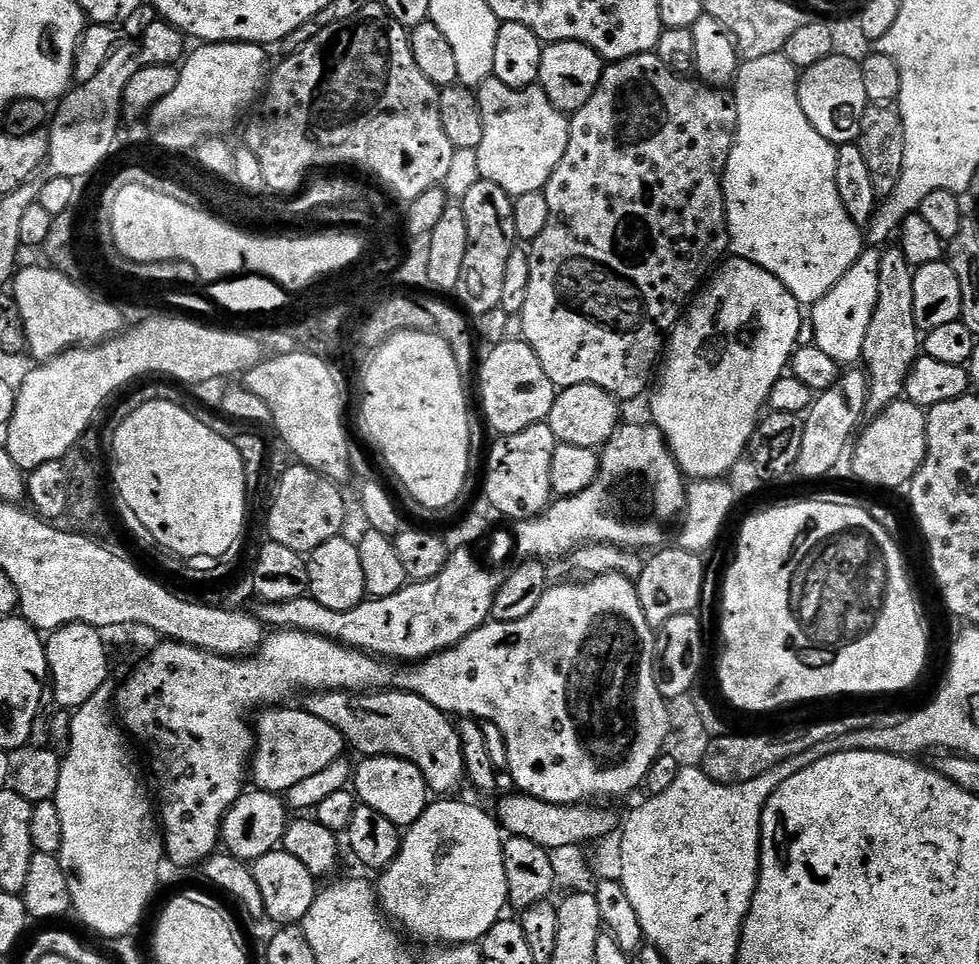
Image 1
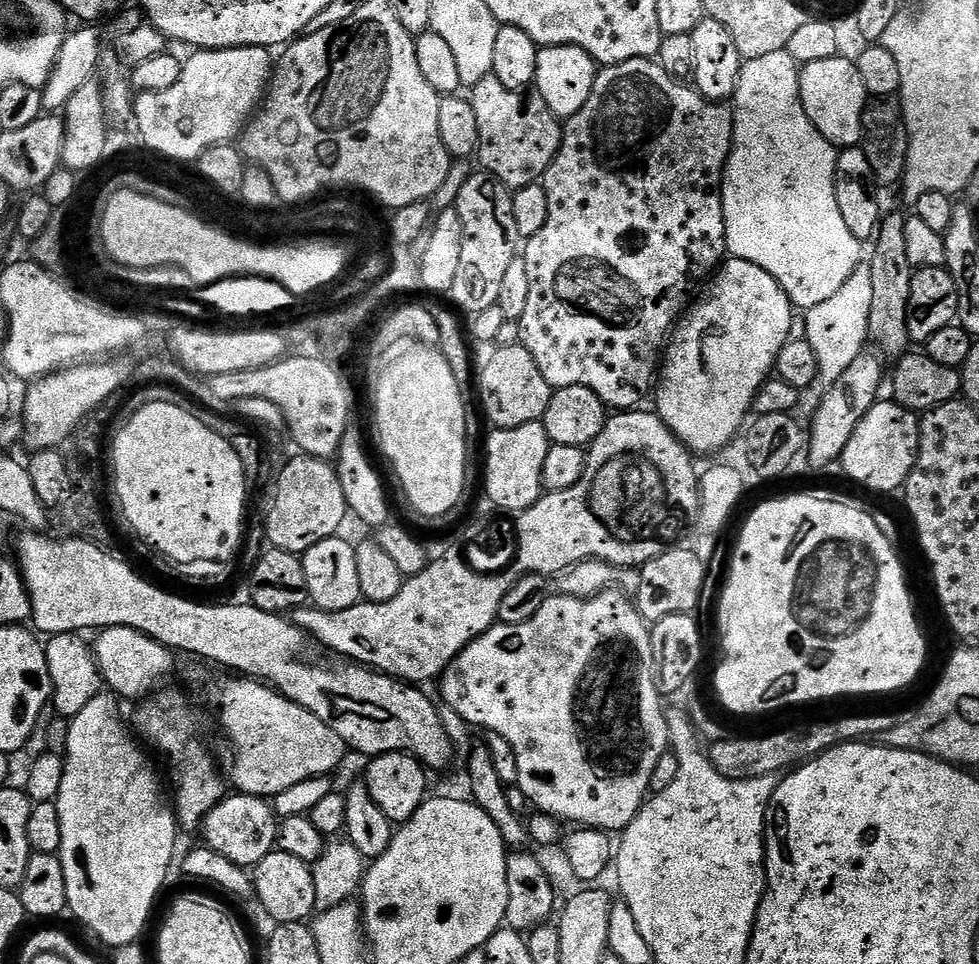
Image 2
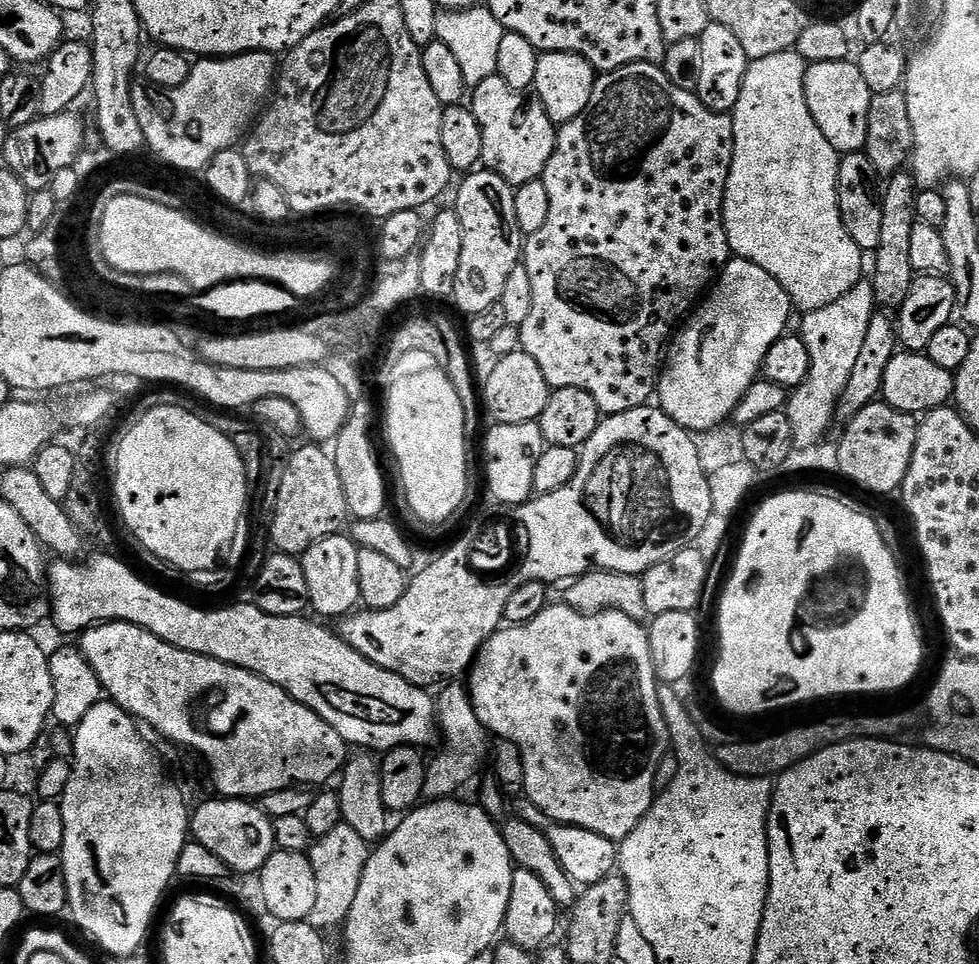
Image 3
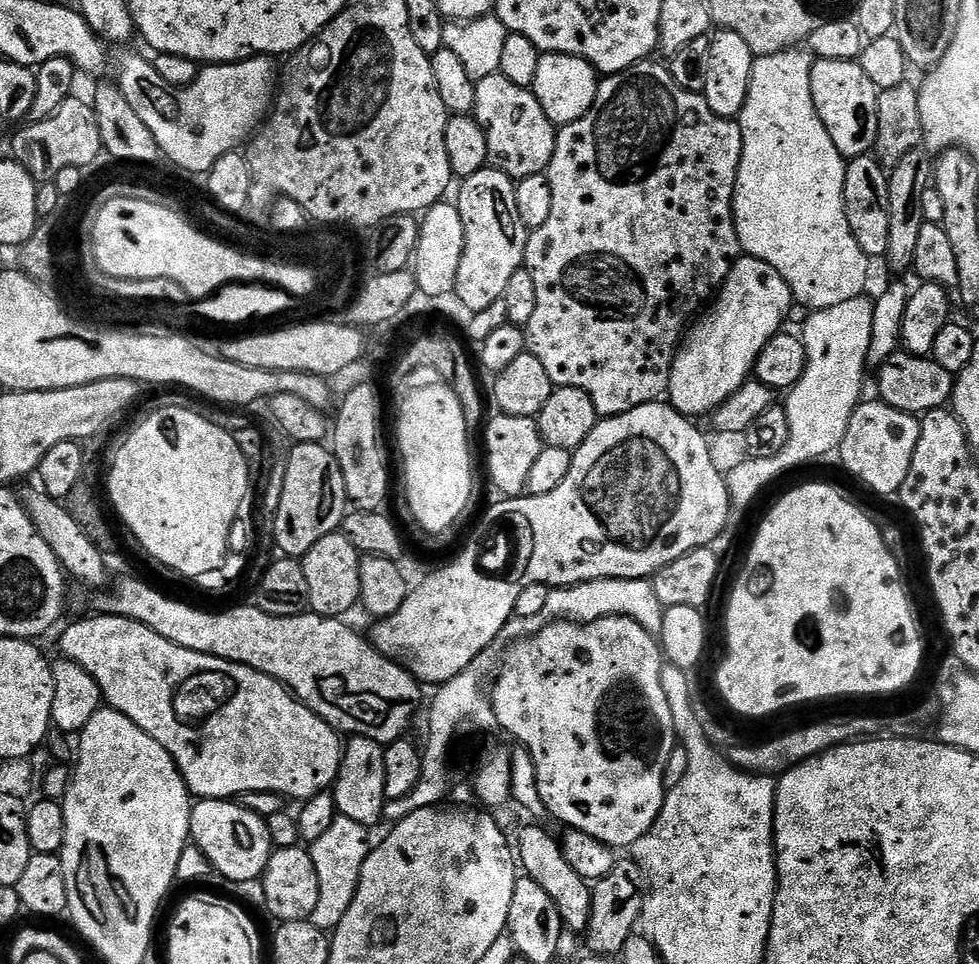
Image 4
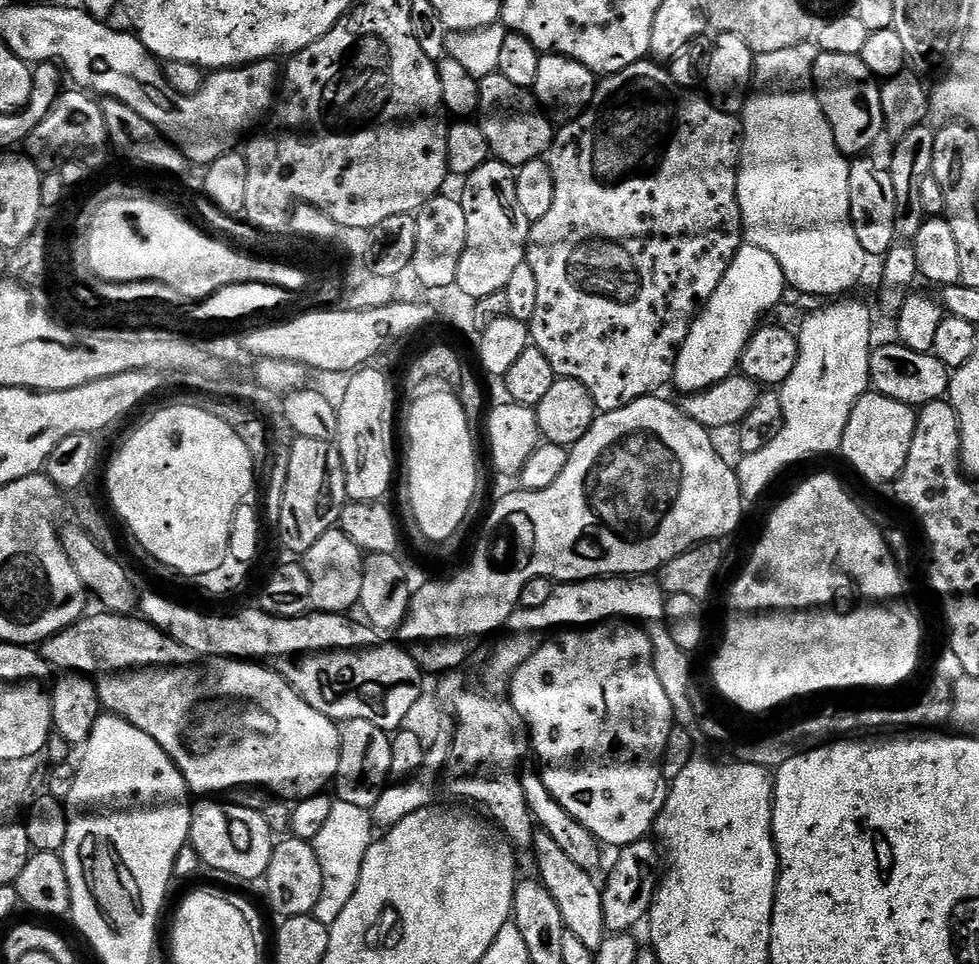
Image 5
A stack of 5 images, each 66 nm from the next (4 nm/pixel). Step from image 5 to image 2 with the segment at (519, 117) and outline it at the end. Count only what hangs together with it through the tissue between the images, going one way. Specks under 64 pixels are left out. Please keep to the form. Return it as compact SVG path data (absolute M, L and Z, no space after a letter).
M496 76L482 78L470 89L474 115L478 118L480 135L479 167L498 178L509 190L525 188L537 183L554 162L560 149L561 121L542 102L538 91L506 90Z

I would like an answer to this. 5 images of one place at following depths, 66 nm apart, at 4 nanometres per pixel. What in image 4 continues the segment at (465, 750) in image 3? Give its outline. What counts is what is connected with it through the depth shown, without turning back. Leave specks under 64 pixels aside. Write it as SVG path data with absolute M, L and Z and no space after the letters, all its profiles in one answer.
M541 611L534 618L520 618L514 616L500 630L498 636L466 666L458 676L439 685L435 689L435 696L430 706L428 718L428 746L423 751L423 770L420 775L418 786L404 799L388 800L384 805L384 817L389 823L396 823L410 813L420 809L432 808L441 805L450 788L452 778L448 768L448 760L454 748L454 744L464 736L470 735L473 731L488 730L494 728L496 715L493 714L492 701L489 688L492 681L503 664L504 653L519 640L526 640L535 636L537 632L550 623L546 612Z

